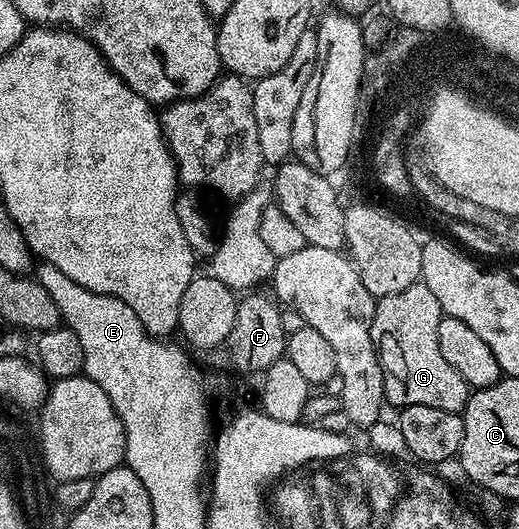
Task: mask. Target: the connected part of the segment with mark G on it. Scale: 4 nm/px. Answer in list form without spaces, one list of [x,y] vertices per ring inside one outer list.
[[[421,282],[413,284],[412,286],[408,286],[408,290],[400,290],[400,294],[388,294],[387,296],[381,297],[374,305],[374,321],[372,322],[372,338],[374,339],[374,347],[378,350],[378,362],[382,365],[382,373],[384,374],[384,390],[386,391],[386,399],[392,405],[395,404],[395,409],[401,410],[403,408],[407,408],[408,406],[436,406],[436,410],[448,410],[449,412],[457,412],[462,413],[466,408],[466,403],[468,402],[468,398],[470,397],[470,393],[472,391],[470,385],[464,382],[464,378],[460,378],[460,374],[456,374],[456,370],[452,370],[452,365],[444,358],[444,354],[440,351],[440,342],[436,338],[436,330],[440,326],[440,322],[443,318],[443,310],[440,306],[440,302],[436,302],[436,294],[432,294],[432,290],[428,290],[428,286]]]

